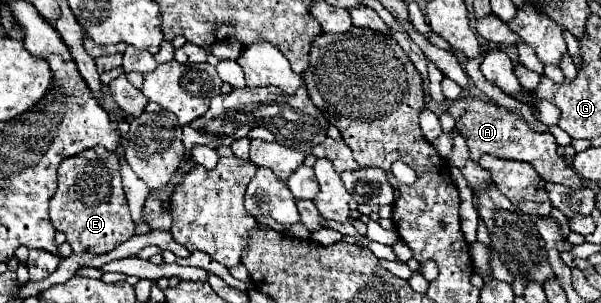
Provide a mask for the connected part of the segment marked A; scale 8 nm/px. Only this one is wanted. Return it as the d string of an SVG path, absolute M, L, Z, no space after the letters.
M474 97L456 99L448 107L448 113L456 121L456 131L466 139L472 161L478 161L484 153L504 157L504 159L528 161L536 169L536 173L546 181L562 183L570 189L580 189L584 185L582 179L568 167L564 157L558 155L558 151L556 151L558 145L556 145L552 133L532 131L528 127L528 123L524 119L520 119L516 113L510 113L508 109L504 109L500 105L494 105L494 103L488 103L482 99L474 99Z

